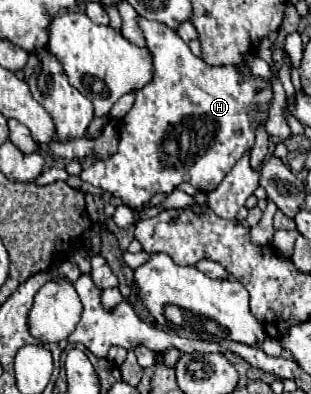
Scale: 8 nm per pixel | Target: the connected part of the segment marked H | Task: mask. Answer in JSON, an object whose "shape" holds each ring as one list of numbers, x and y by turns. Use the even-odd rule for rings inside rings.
{"shape":[[140,17,140,27,154,57,154,79,136,93,132,109,120,121,120,143,116,155,106,161,94,161,92,167,80,173,82,181,120,197,132,209,140,203,148,203,156,193,172,193,182,181,188,181,204,193,214,191,244,151,254,145,254,129,258,119,266,121,266,111,272,99,272,89,266,81,254,75,242,77,240,69,230,65,214,67,204,63,200,57,192,55,188,45,168,25],[258,87,262,89,260,93,256,93]]}

